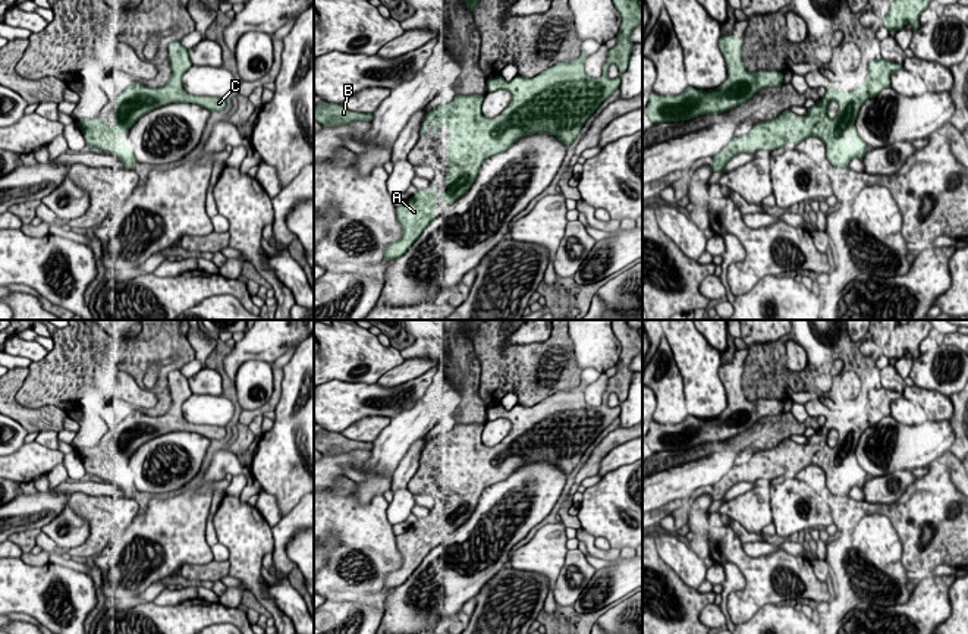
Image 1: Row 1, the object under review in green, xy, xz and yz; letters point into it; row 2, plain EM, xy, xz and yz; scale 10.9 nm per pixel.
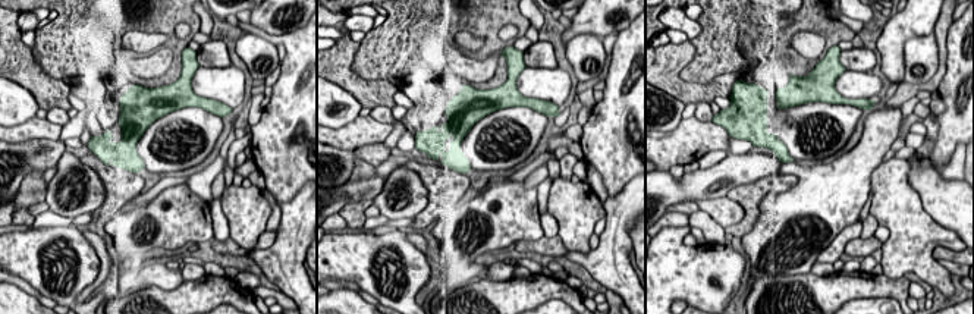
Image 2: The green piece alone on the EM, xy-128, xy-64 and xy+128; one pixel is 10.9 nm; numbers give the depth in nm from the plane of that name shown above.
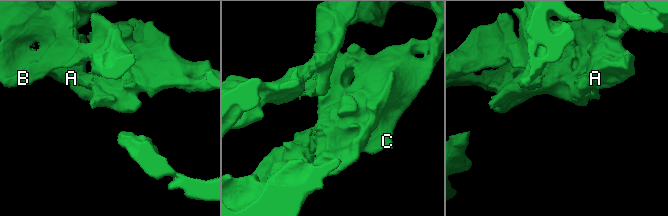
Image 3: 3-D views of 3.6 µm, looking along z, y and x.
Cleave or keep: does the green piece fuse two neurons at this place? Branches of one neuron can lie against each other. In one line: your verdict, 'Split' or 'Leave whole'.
Leave whole

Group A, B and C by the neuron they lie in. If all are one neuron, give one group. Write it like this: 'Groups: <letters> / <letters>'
Groups: A B C

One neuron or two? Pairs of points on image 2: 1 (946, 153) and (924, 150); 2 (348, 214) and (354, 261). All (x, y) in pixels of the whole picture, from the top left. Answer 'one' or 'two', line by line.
1: two
2: two

